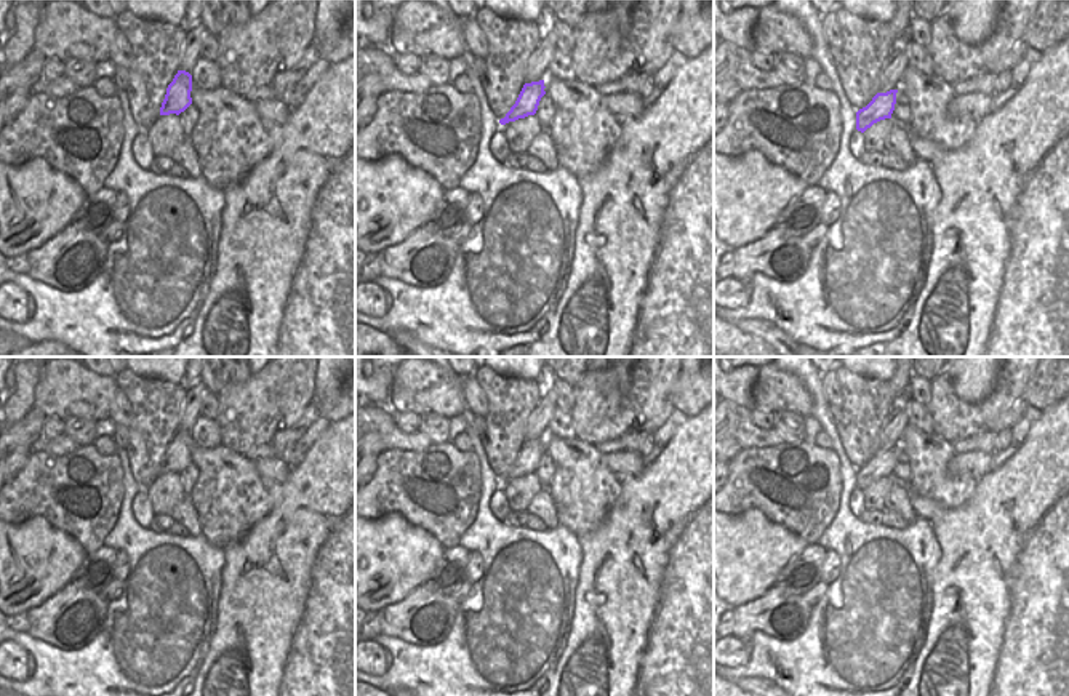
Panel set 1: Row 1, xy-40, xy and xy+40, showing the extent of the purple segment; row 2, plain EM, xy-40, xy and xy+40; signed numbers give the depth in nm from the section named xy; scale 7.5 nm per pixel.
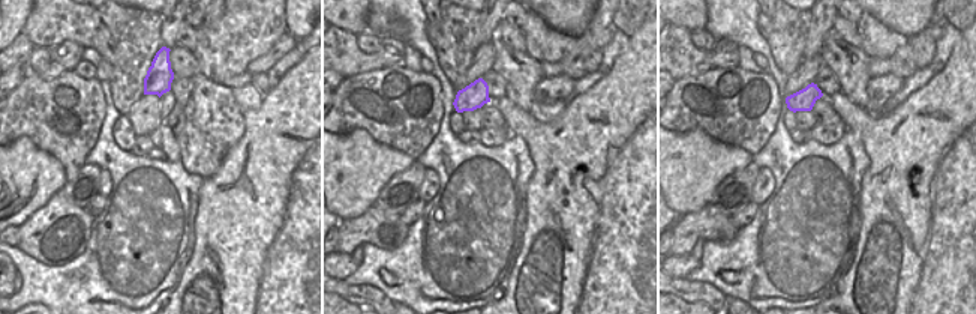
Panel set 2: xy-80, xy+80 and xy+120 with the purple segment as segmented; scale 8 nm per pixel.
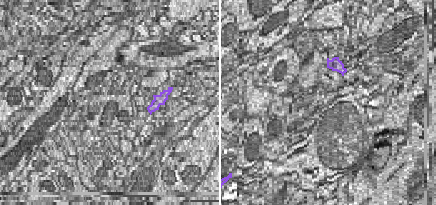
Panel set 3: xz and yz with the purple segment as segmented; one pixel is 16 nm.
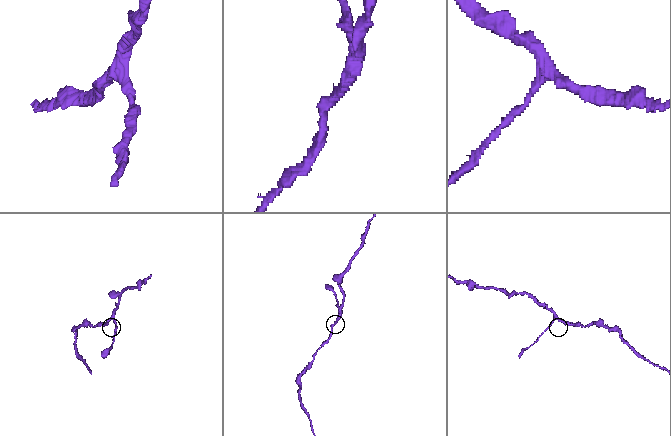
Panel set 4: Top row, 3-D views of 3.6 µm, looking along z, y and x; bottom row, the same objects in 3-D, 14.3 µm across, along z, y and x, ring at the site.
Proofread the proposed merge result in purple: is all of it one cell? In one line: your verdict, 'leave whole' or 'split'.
leave whole

